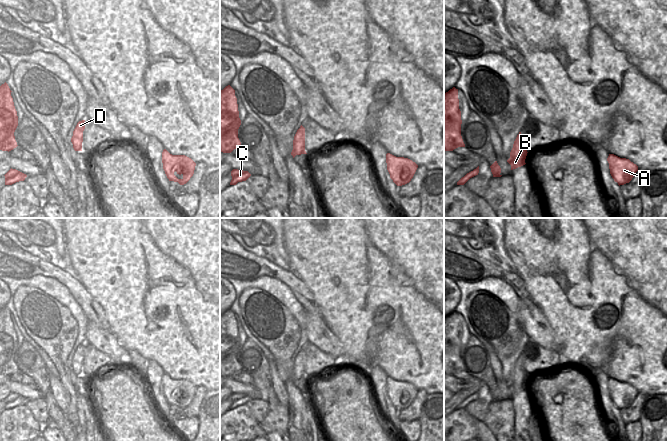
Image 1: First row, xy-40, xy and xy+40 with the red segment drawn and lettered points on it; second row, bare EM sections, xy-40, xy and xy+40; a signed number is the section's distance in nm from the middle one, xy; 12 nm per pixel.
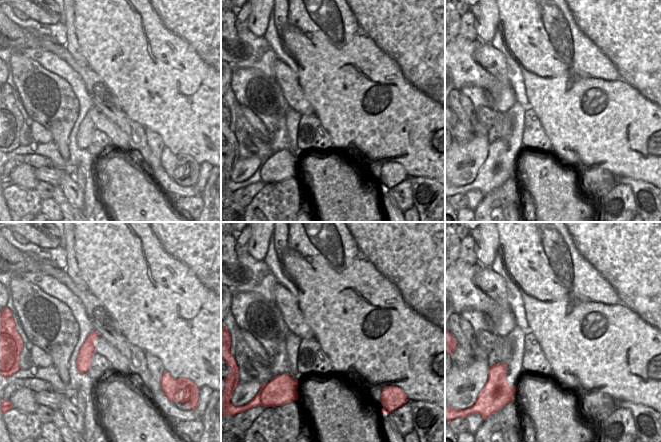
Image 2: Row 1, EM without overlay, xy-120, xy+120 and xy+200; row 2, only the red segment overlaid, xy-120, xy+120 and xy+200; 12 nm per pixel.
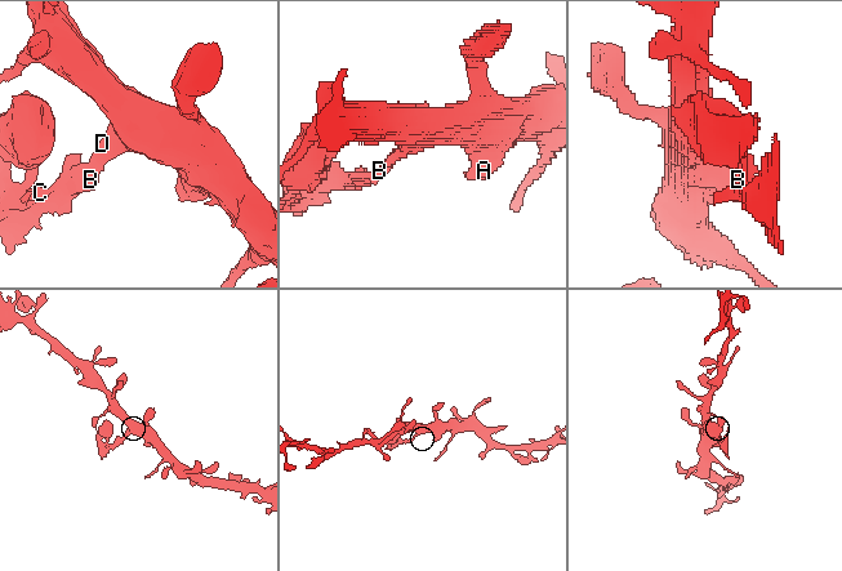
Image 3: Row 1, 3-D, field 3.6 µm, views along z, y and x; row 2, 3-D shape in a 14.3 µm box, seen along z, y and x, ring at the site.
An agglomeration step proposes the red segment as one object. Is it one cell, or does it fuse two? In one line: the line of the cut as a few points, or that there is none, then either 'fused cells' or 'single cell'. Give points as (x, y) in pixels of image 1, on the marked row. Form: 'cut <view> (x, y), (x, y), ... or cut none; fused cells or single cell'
cut xy (294, 138), (297, 154); fused cells

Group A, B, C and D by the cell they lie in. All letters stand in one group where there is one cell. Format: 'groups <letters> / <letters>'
groups A D / B C

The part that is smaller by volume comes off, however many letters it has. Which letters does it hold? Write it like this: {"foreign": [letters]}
{"foreign": ["B", "C"]}

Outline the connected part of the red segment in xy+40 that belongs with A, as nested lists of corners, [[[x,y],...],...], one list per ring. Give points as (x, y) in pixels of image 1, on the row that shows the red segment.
[[[609,154],[607,161],[610,174],[619,186],[629,183],[638,171],[638,166],[629,159],[620,158],[614,154]]]

